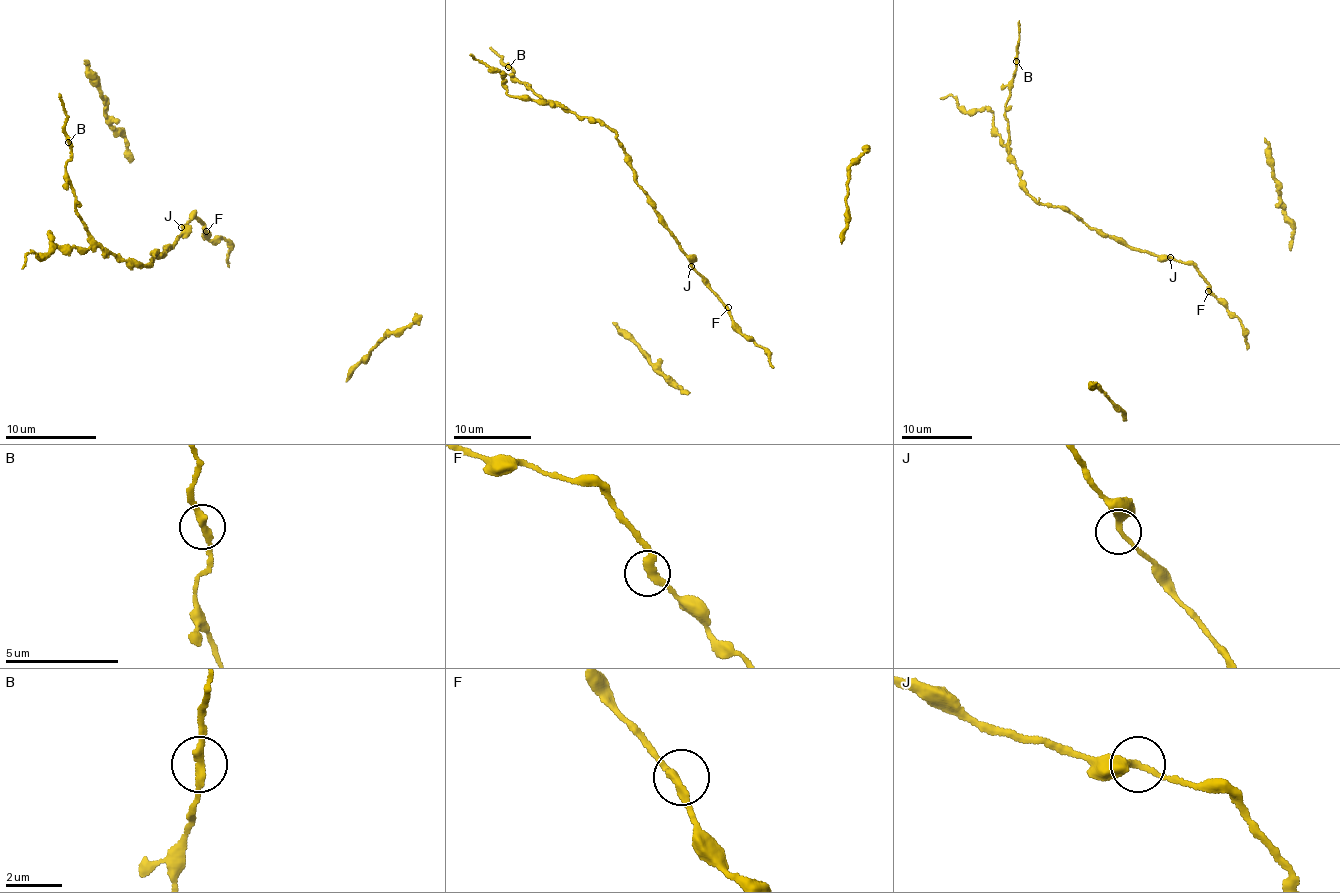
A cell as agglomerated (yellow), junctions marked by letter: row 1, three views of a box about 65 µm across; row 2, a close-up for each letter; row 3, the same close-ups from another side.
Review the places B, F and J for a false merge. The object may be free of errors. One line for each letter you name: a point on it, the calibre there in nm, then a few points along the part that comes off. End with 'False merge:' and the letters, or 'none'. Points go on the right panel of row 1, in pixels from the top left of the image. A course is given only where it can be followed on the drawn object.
B: place (1016, 61); calibre 280 nm; course (1016, 60), (1019, 21)
False merge: B

